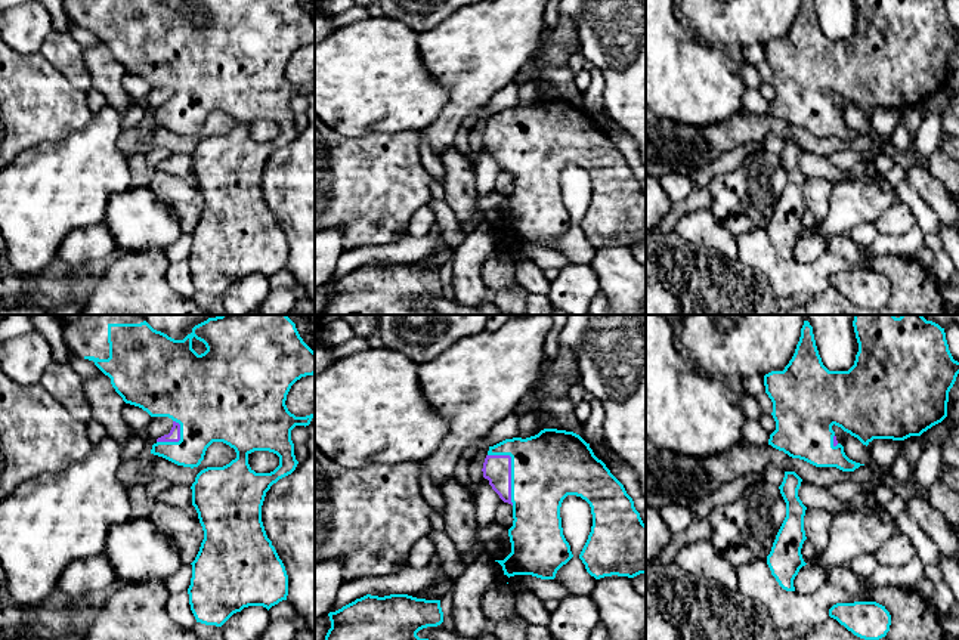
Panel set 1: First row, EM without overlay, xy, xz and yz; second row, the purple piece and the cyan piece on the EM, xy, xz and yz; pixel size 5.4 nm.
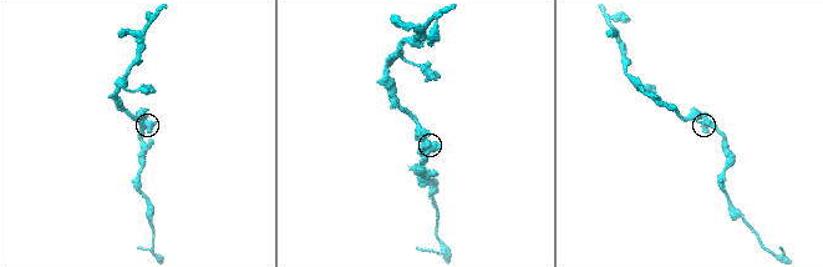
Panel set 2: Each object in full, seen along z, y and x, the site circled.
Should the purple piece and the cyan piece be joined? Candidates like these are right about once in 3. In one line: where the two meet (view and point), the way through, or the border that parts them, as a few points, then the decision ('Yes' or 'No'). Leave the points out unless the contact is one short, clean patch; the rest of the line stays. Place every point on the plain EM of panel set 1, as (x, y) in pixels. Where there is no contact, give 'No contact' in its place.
Touches purple at xz (510, 139). Path across: xz (497, 138), (510, 139), (547, 136). Yes

